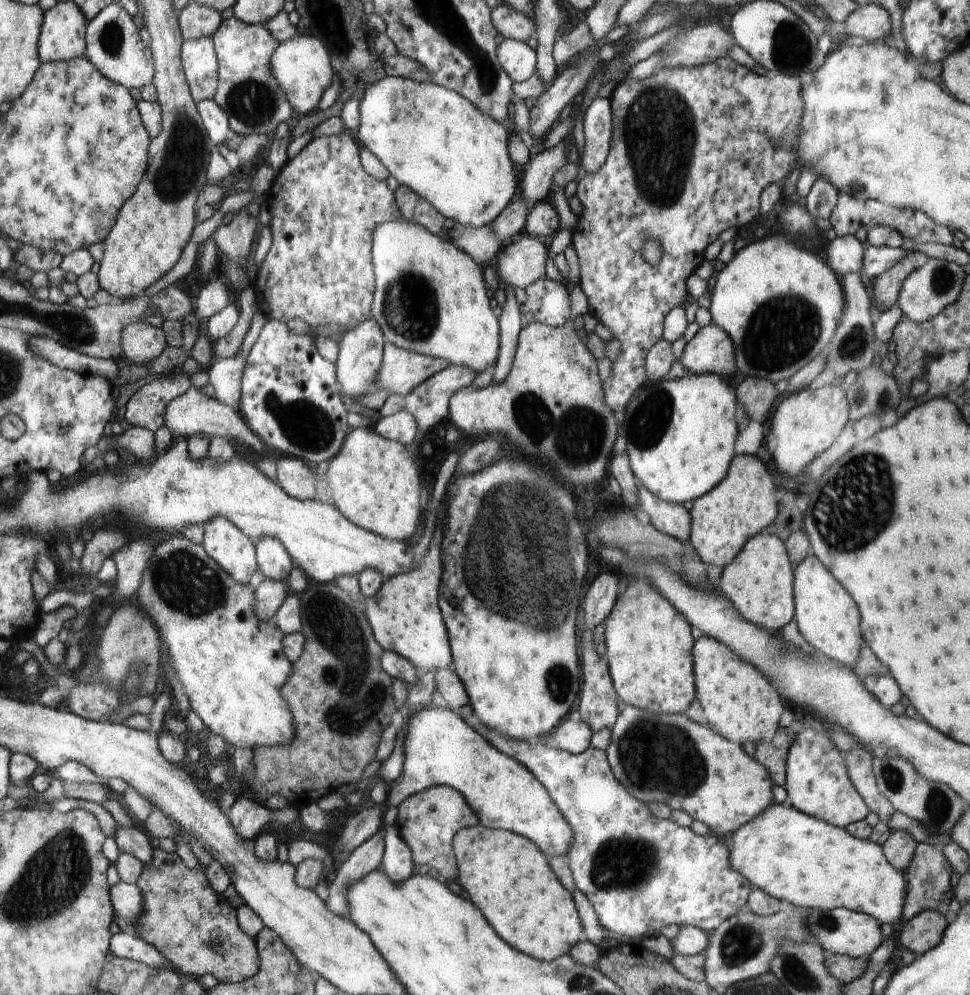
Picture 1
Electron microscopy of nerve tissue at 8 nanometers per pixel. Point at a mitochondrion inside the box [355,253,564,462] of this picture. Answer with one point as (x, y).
(410, 307)

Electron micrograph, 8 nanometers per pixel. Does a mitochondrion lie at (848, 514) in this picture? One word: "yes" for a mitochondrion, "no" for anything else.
yes

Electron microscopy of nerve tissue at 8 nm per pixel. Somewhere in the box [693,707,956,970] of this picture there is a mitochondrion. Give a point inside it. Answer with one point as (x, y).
(938, 807)

